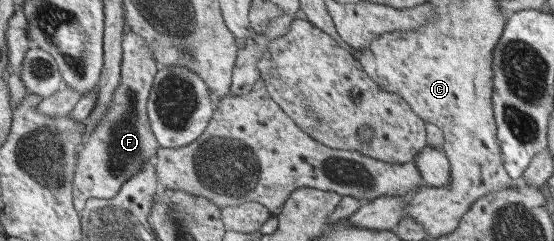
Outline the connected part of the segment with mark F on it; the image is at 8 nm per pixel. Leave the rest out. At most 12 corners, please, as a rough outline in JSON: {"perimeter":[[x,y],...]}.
{"perimeter":[[125,33],[113,105],[78,154],[75,203],[116,198],[158,152],[159,62]]}

